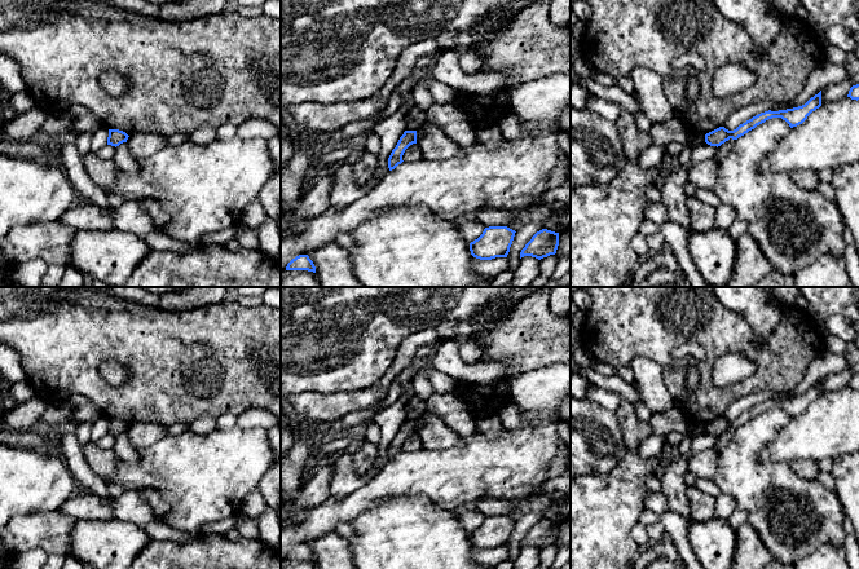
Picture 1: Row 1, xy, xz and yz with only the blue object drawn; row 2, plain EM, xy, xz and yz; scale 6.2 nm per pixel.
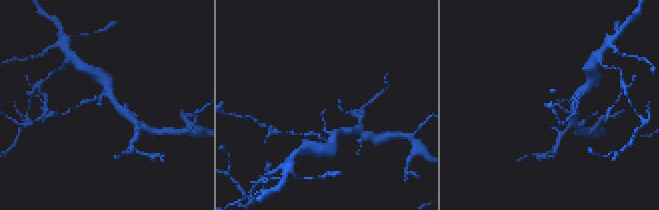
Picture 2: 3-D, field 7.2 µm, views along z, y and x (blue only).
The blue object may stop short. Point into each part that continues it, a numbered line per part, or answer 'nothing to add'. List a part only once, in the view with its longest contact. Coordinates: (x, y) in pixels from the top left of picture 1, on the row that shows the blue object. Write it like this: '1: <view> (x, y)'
nothing to add

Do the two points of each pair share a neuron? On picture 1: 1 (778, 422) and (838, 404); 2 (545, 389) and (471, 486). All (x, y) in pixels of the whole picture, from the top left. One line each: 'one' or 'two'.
1: two
2: two

